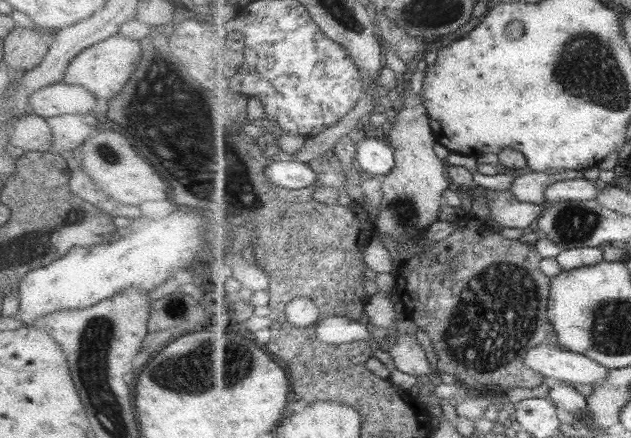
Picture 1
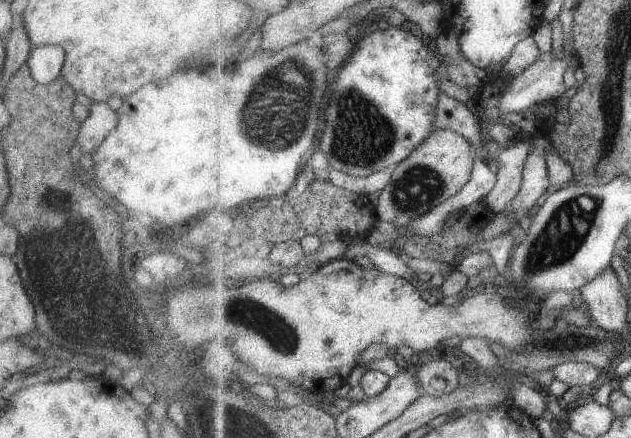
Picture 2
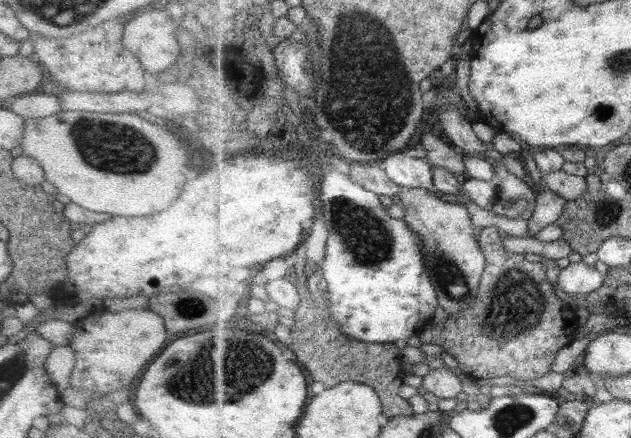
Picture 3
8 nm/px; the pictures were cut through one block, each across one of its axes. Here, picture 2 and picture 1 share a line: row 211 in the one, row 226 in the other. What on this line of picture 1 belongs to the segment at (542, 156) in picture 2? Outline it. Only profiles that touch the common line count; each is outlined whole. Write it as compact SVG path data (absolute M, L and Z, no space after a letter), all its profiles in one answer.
M509 189L501 192L487 190L485 198L489 206L488 218L499 222L503 227L528 231L529 226L543 214L542 205L521 201Z

